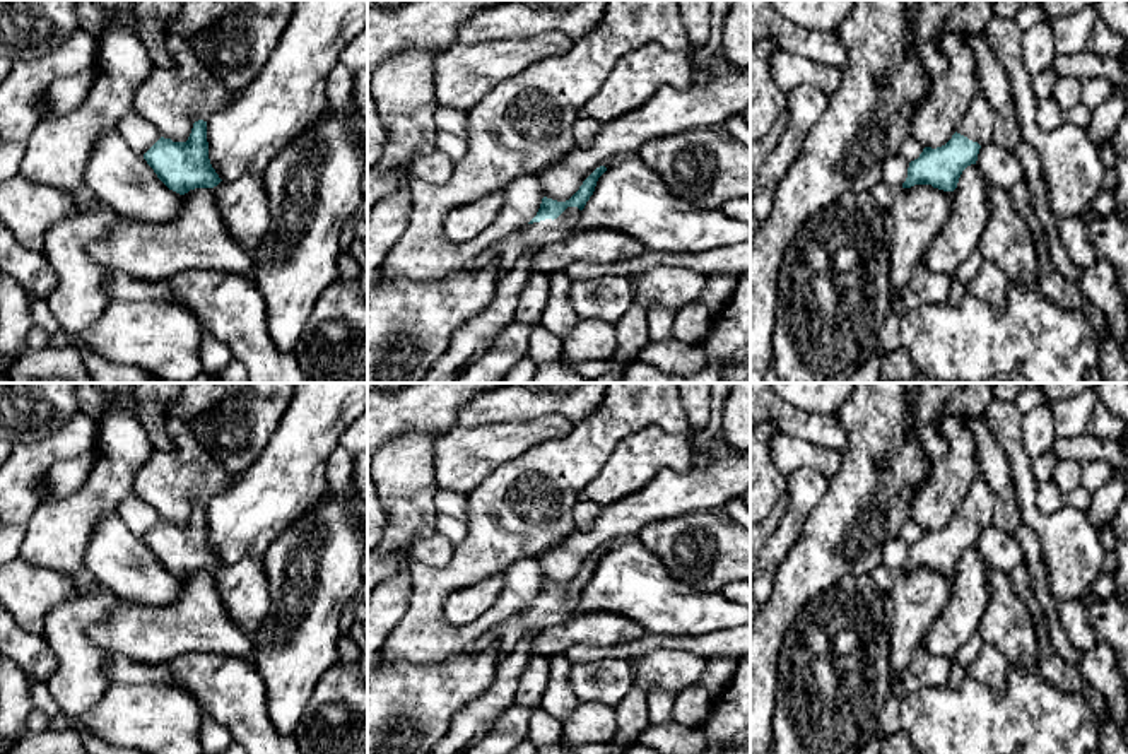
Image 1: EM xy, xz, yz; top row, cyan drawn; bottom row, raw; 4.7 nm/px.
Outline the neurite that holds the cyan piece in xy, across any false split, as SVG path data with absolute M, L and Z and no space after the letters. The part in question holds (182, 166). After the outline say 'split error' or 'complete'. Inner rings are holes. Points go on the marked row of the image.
M207 121L193 123L186 142L161 137L144 159L173 191L185 195L195 188L214 188L222 180L209 159Z; complete

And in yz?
M974 96L952 138L937 149L925 147L918 159L909 162L902 188L931 185L943 191L957 188L962 171L976 164L979 149L993 140L995 111L981 96Z; split error

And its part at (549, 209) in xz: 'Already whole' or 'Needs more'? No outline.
Needs more

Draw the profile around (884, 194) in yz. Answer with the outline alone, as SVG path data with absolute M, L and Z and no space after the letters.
M880 180L868 193L880 207L890 210L890 207L902 195L902 191L904 191L902 186L889 185L884 180Z

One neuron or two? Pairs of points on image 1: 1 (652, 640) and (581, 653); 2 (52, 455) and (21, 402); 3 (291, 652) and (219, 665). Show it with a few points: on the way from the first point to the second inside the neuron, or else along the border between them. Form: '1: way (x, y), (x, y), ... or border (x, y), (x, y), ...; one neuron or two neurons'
1: way (634, 650), (599, 653); one neuron
2: border (76, 414), (55, 433), (17, 445); two neurons
3: border (250, 662), (265, 688), (265, 700); two neurons

